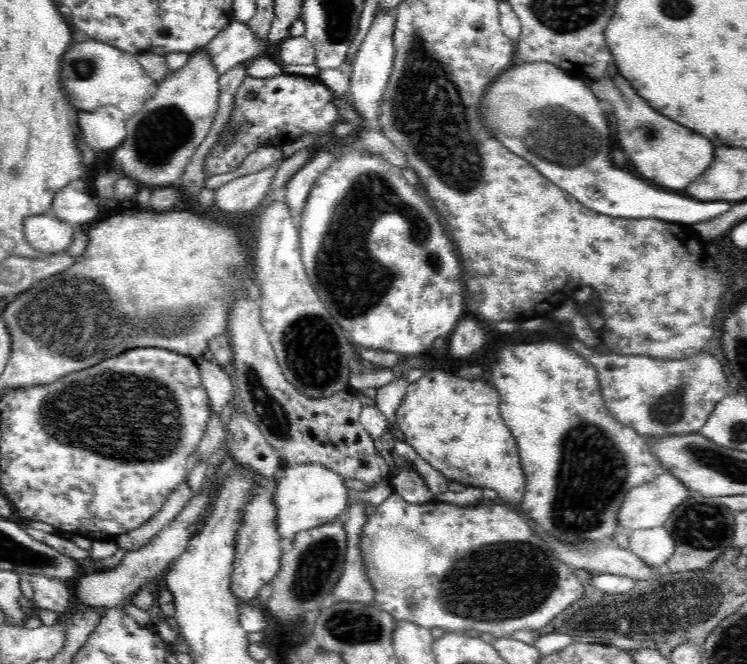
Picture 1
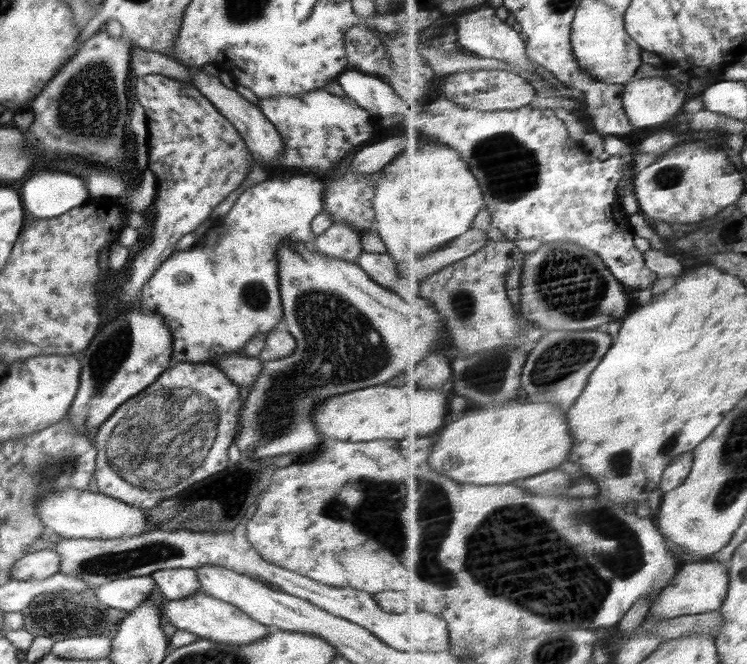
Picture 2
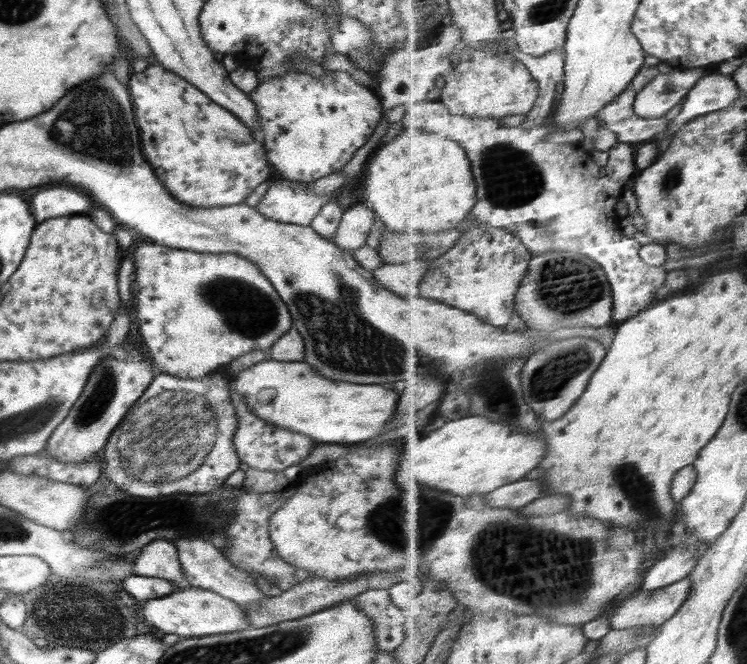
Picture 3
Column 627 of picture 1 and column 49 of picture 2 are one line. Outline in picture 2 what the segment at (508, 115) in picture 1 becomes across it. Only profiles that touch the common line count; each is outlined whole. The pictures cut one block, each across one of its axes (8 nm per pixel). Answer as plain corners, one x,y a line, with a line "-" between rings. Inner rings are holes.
38,170
30,172
22,186
22,202
26,213
36,218
54,218
80,206
88,199
85,181
73,174

